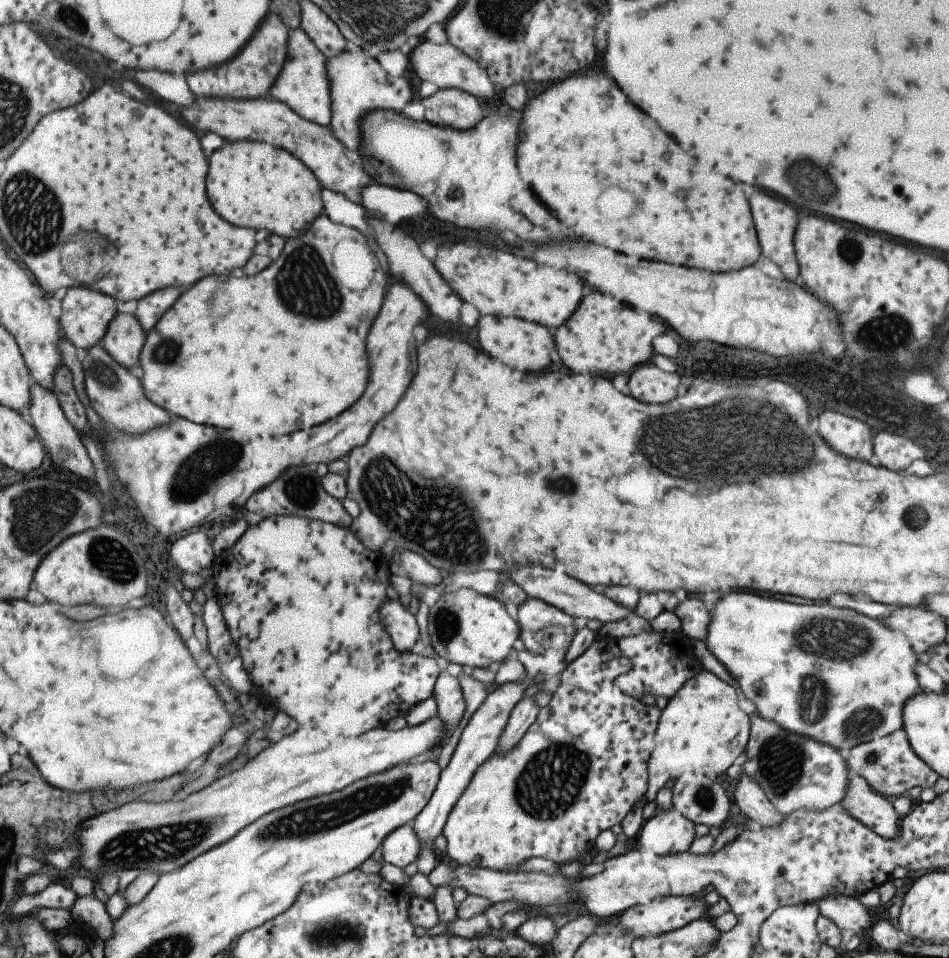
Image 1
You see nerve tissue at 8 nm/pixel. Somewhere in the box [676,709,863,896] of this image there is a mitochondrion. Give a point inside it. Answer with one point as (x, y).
(781, 761)

